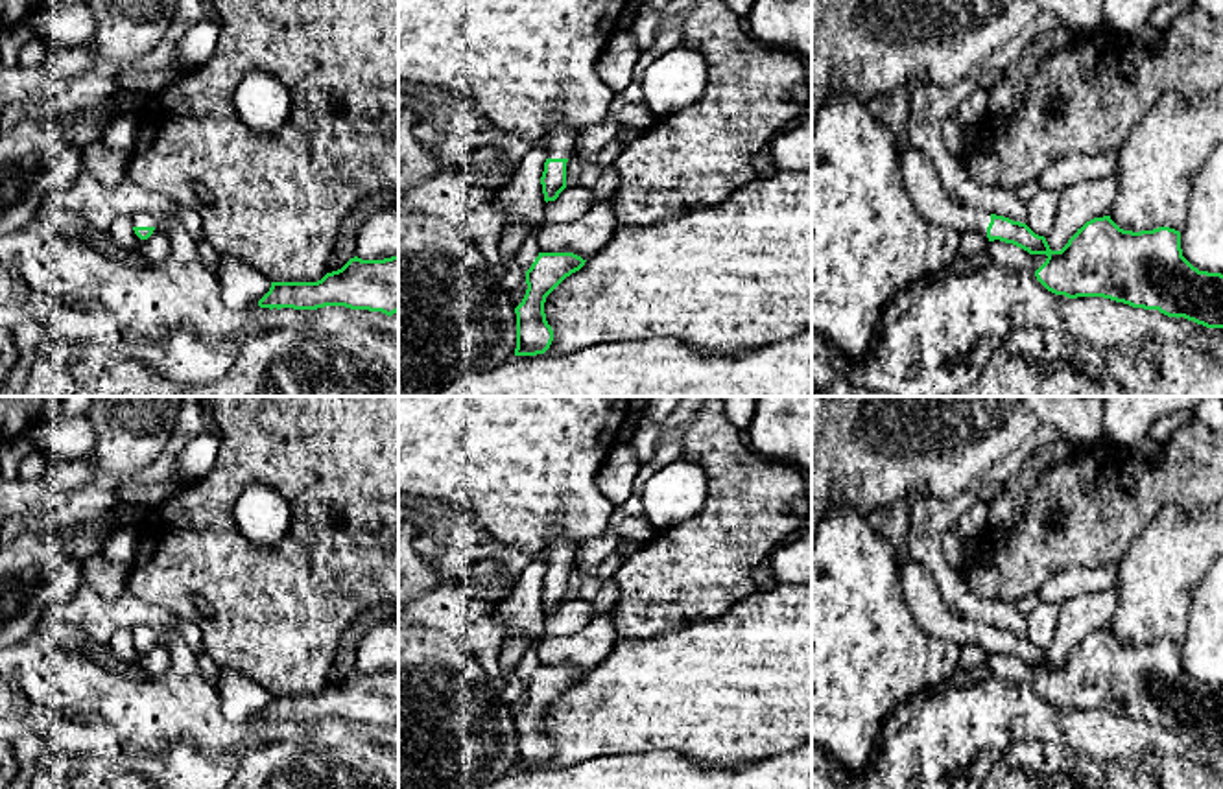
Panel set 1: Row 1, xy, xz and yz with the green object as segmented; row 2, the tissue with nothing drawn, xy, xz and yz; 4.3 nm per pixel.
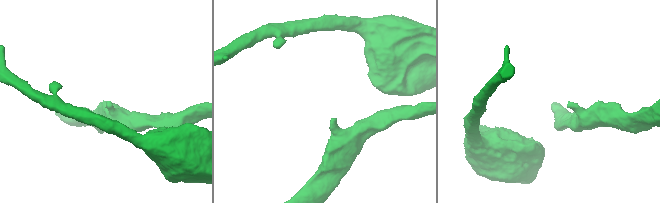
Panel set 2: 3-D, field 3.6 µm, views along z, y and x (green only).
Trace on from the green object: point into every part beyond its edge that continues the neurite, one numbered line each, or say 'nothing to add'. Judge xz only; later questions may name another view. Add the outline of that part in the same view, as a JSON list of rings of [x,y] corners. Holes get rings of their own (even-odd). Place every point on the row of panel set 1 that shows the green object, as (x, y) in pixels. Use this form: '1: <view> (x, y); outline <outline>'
1: xz (561, 139); outline [[[553,122],[544,140],[548,159],[568,159],[568,153],[577,146],[577,129],[564,122]]]

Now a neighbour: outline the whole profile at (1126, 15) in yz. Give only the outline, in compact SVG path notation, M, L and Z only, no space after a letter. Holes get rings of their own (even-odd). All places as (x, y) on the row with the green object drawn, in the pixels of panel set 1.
M1103 0L1103 20L1123 35L1131 35L1147 24L1158 4L1170 0Z

